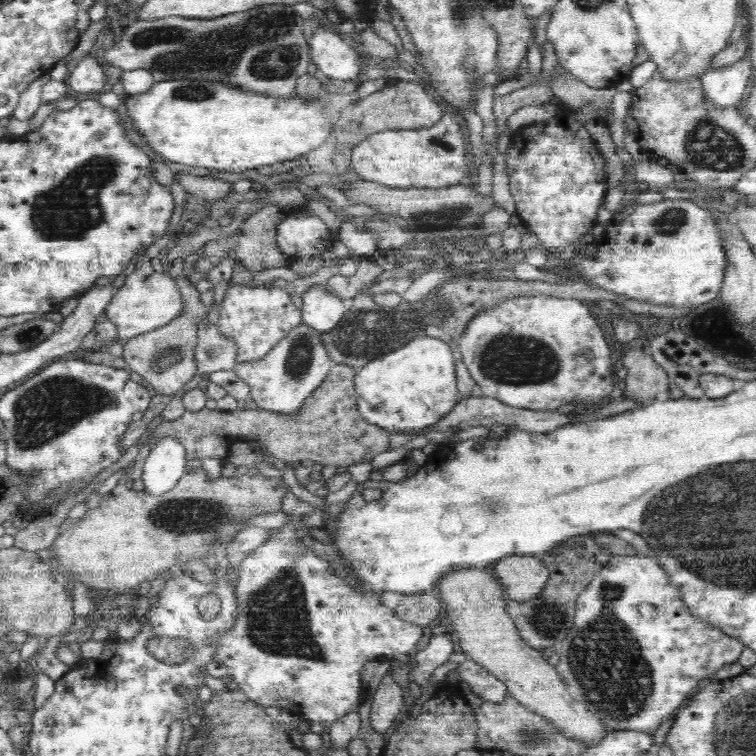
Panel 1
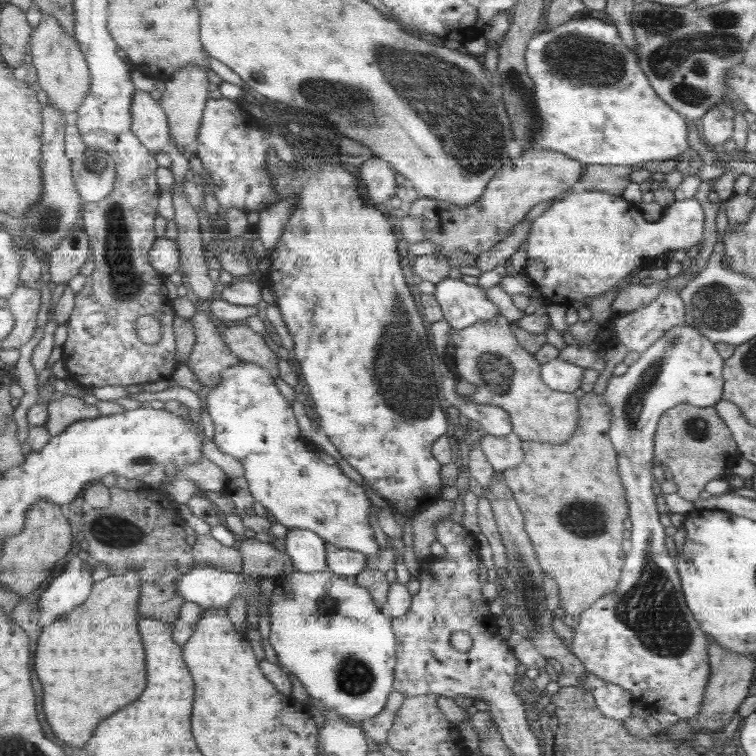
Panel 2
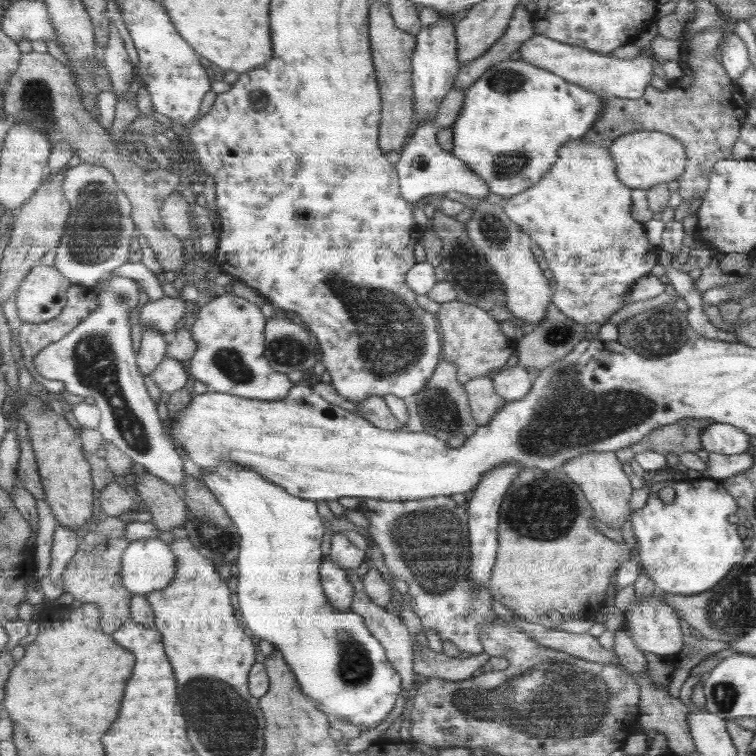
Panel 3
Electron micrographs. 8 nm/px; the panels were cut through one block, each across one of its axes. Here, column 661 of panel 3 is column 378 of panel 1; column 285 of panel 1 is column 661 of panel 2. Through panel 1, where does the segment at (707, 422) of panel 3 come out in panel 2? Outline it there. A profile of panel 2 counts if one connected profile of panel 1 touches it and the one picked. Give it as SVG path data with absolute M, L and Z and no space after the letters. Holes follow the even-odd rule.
M684 403L669 408L657 424L656 446L658 460L665 469L672 473L678 496L691 503L698 500L700 492L710 480L729 478L732 476L732 468L738 468L738 464L742 464L743 456L742 451L738 448L738 441L733 439L733 433L726 421L722 420L718 409L712 406L698 408L697 405Z

